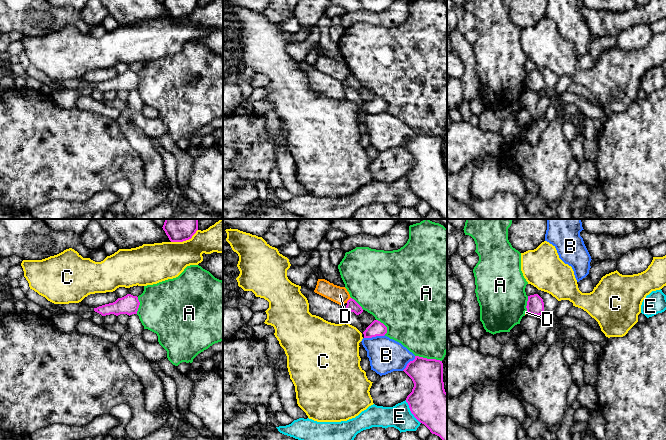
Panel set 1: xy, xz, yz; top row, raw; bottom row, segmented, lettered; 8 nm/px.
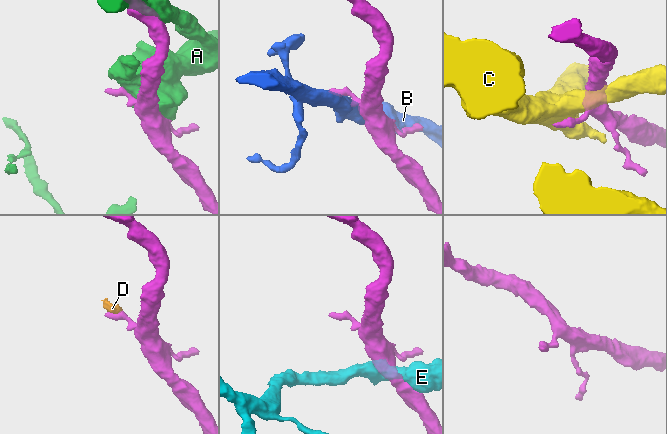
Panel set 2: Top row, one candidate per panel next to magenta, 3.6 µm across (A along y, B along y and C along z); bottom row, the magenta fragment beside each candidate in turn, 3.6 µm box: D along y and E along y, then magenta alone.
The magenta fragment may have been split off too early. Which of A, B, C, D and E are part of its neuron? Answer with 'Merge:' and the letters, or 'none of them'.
Merge: none of them

